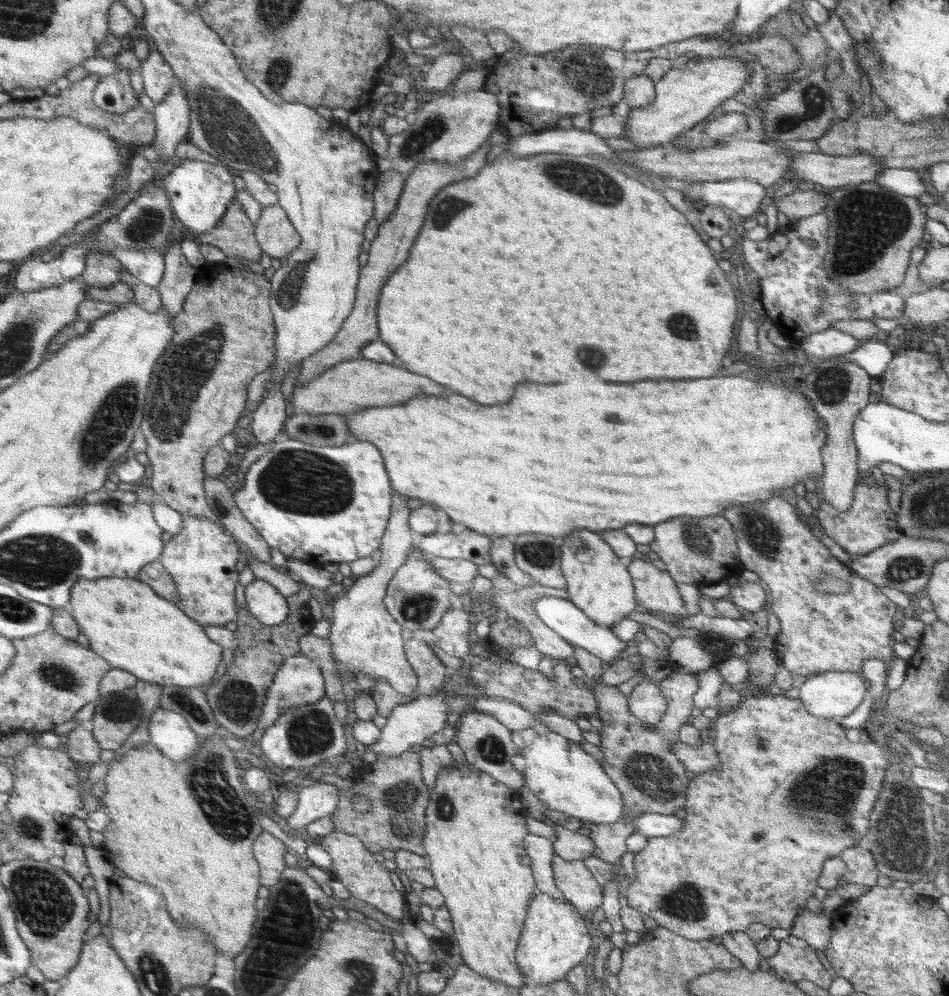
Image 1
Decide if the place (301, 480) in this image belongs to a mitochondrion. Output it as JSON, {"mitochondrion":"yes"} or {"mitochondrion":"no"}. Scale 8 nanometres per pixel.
{"mitochondrion":"yes"}

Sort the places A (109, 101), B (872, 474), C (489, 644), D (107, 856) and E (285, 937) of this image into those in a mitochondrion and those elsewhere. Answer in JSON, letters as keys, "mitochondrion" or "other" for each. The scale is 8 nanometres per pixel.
{"A":"other","B":"other","C":"other","D":"other","E":"mitochondrion"}

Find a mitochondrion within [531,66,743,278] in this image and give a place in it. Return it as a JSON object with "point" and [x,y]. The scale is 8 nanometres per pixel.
{"point":[586,178]}

